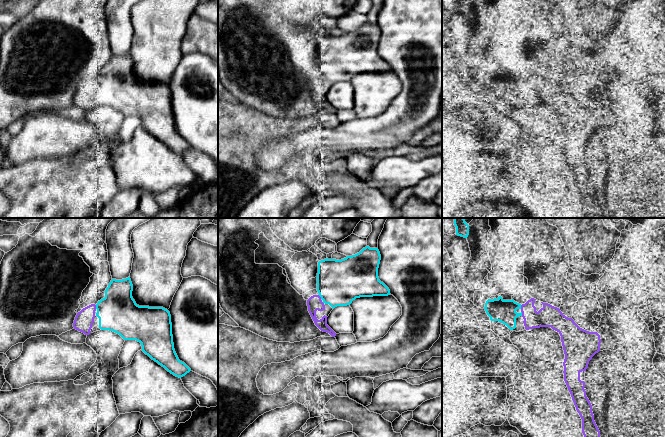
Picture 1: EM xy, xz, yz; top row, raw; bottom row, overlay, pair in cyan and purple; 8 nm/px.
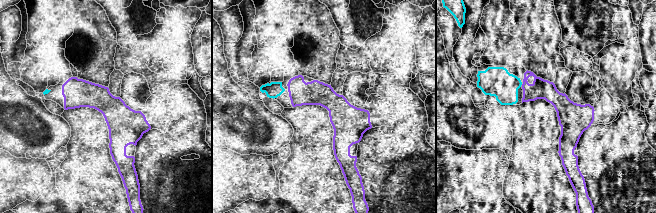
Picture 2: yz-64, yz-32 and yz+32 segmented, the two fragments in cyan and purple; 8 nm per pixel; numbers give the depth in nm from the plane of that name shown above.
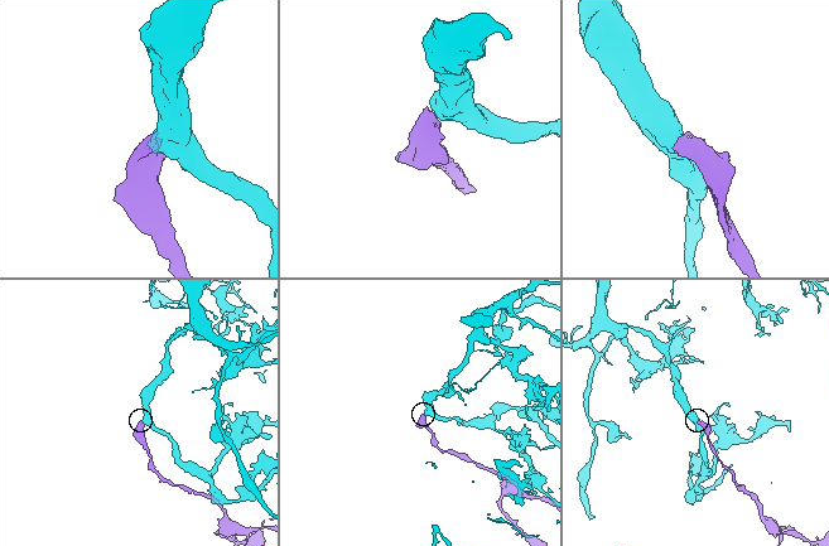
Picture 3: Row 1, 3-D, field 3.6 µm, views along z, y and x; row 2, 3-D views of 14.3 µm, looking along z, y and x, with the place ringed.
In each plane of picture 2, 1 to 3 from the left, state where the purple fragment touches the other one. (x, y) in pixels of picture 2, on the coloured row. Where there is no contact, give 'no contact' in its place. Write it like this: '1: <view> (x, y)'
1: no contact
2: no contact
3: no contact

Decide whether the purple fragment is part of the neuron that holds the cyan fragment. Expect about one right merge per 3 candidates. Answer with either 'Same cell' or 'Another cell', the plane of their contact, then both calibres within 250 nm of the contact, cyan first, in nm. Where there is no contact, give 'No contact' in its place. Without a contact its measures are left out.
Same cell. Touches cyan in yz. Thickness 190 nm (cyan) against 180 nm

